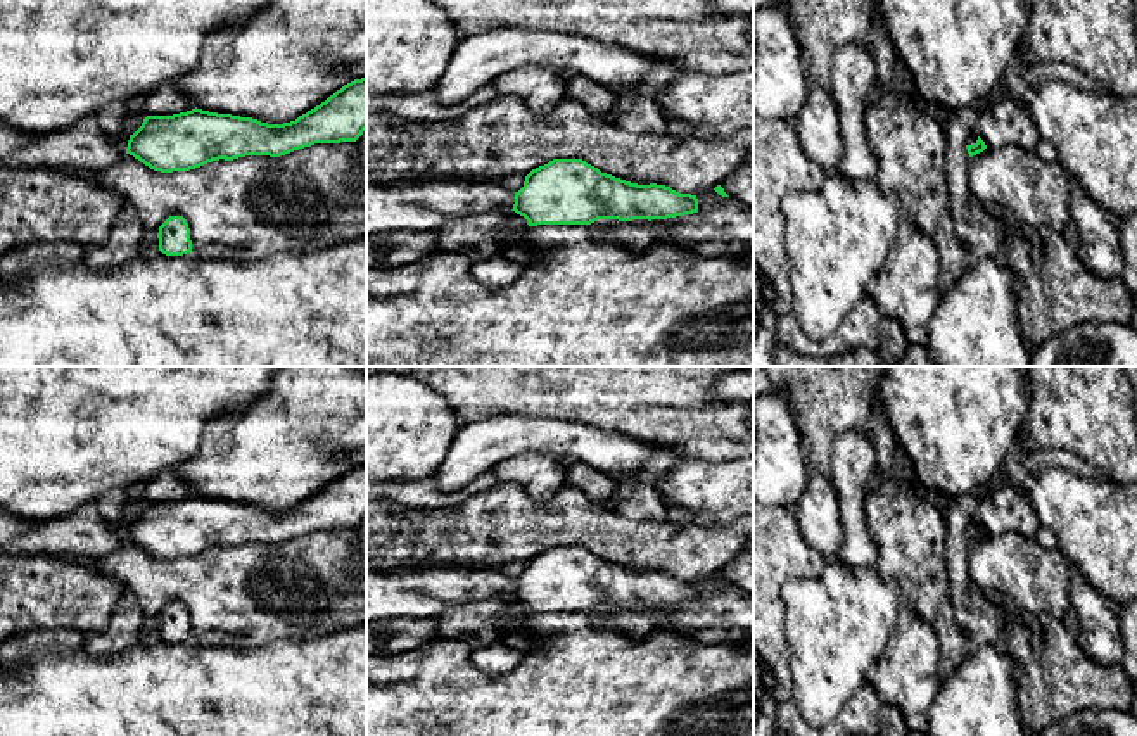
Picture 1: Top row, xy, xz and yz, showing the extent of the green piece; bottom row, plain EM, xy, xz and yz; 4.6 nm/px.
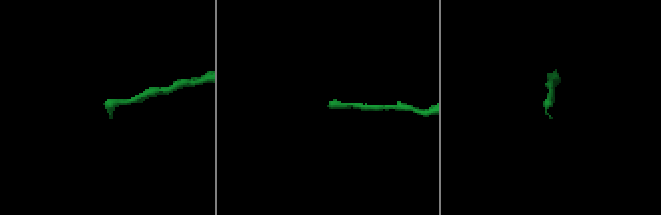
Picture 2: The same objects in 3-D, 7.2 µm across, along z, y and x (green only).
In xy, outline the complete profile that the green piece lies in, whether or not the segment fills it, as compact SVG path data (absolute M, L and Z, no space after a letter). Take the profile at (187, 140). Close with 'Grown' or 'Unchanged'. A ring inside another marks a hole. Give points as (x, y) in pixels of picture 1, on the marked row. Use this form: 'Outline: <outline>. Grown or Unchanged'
Outline: M361 78L283 124L197 107L173 116L147 116L133 135L118 136L100 131L97 114L47 135L19 131L0 121L0 166L88 174L130 154L154 171L173 173L219 159L280 157L314 143L356 142L365 130L366 78Z. Grown

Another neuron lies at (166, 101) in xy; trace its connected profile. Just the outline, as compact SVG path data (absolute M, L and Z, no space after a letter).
M161 85L156 92L147 97L143 114L147 116L173 116L187 112L197 107L197 102L180 92L175 85Z

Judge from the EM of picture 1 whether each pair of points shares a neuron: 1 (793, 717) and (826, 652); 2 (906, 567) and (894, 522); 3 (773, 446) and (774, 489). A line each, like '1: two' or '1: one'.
1: two
2: one
3: one

